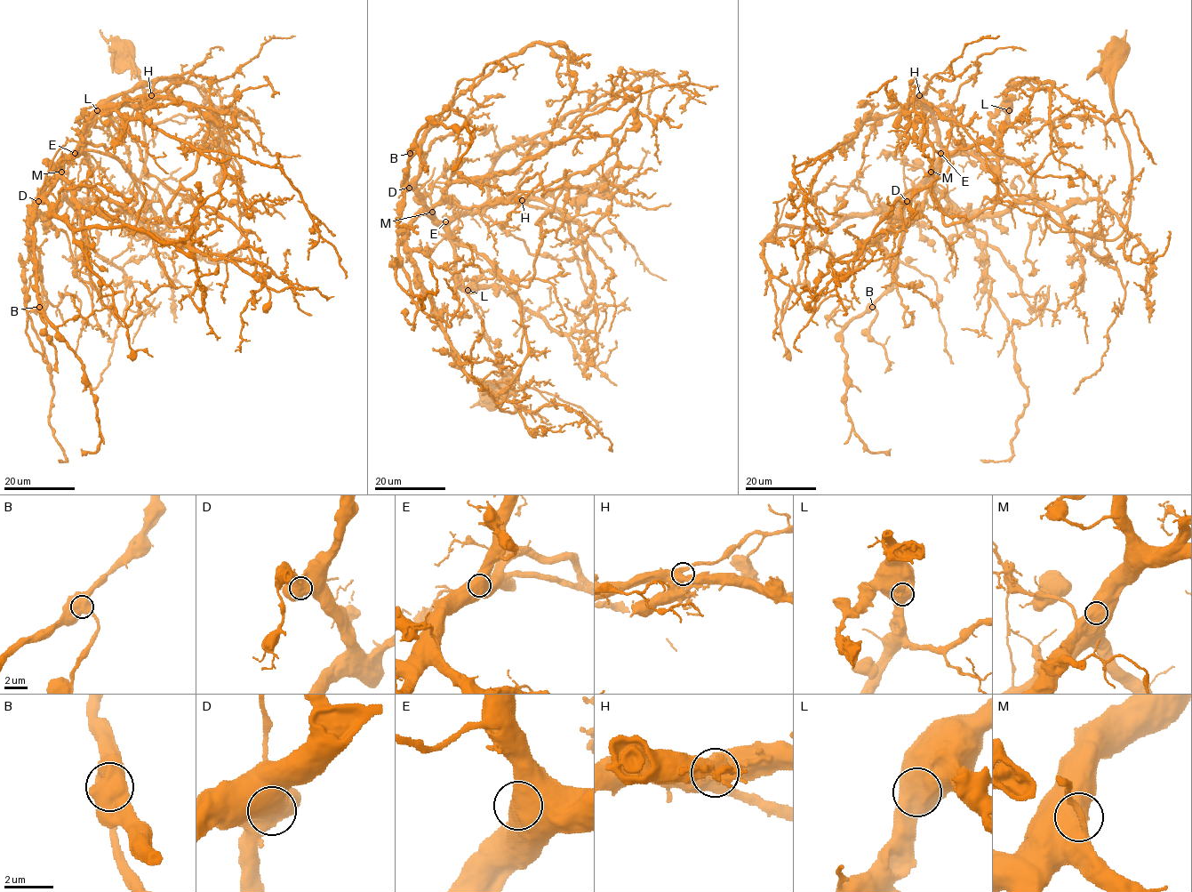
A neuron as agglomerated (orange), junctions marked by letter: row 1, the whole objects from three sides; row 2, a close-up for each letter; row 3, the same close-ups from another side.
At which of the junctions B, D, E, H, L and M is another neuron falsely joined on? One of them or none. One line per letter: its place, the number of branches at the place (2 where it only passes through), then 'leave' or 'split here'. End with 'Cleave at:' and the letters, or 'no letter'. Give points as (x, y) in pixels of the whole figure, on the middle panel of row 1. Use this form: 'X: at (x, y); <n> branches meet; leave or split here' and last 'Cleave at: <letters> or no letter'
B: at (410, 153); 2 branches meet; leave
D: at (409, 188); 2 branches meet; split here
E: at (445, 221); 2 branches meet; leave
H: at (522, 200); 2 branches meet; leave
L: at (468, 290); 2 branches meet; leave
M: at (432, 212); 2 branches meet; leave
Cleave at: D

